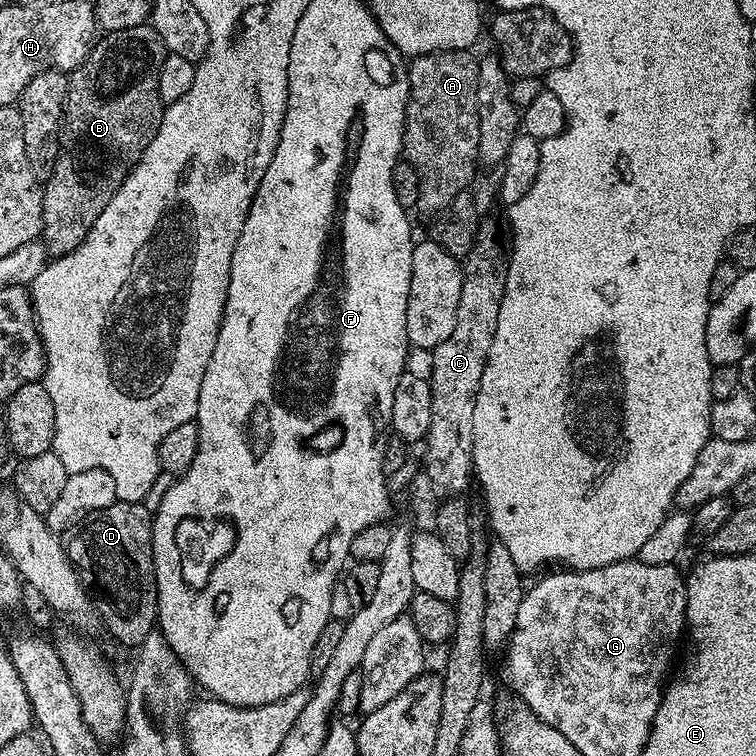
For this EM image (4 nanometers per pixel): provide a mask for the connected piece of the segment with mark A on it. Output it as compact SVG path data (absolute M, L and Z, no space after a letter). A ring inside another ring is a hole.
M471 51L435 52L415 57L408 64L408 105L404 119L403 159L418 170L420 193L416 208L419 211L439 214L452 203L458 193L469 187L472 175L478 169L478 74L480 66Z

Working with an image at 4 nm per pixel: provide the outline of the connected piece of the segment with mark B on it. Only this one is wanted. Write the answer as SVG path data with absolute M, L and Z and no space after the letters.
M151 23L139 24L138 26L130 26L130 30L118 30L101 35L93 43L91 54L78 67L72 69L70 73L70 99L64 109L60 153L56 159L56 168L42 184L44 194L42 198L42 218L44 219L42 236L46 241L49 257L64 256L83 242L86 234L90 234L94 222L98 222L98 214L102 214L102 210L106 210L106 202L110 202L110 198L114 198L118 186L122 186L122 182L130 174L130 170L140 161L146 146L150 146L150 142L154 142L154 134L158 134L166 107L158 94L158 74L162 70L165 55L162 38L158 38L158 34L153 30Z

